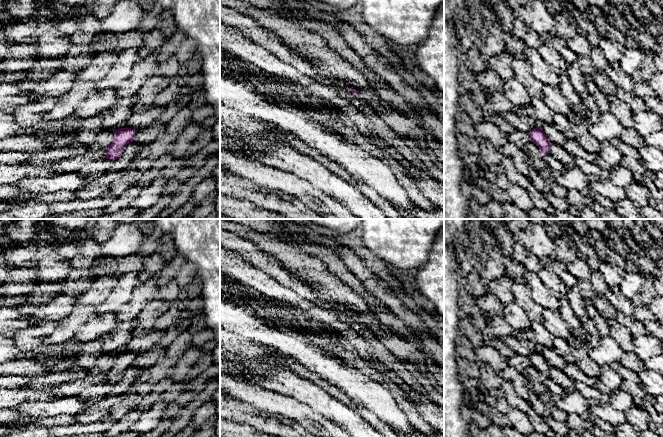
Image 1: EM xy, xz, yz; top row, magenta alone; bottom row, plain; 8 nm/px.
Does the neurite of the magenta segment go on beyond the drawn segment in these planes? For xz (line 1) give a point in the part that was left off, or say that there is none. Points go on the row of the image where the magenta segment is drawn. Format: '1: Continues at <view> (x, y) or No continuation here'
1: No continuation here

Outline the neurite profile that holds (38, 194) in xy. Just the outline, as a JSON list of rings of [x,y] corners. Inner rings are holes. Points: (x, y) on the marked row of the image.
[[[34,186],[30,191],[30,195],[27,197],[27,200],[50,204],[58,201],[66,202],[75,198],[75,193],[70,192],[69,190],[53,190],[51,188]]]

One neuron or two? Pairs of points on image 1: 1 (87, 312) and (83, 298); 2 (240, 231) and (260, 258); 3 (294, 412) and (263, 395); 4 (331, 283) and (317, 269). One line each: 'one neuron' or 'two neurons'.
1: two neurons
2: two neurons
3: one neuron
4: one neuron

